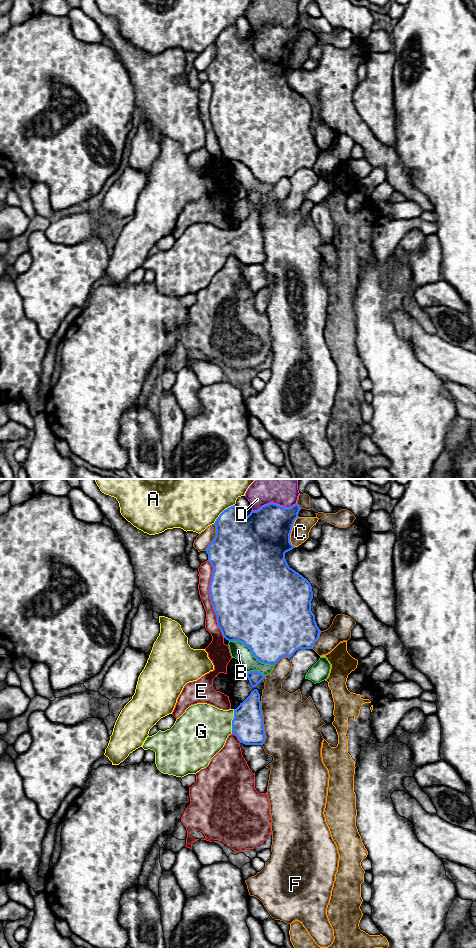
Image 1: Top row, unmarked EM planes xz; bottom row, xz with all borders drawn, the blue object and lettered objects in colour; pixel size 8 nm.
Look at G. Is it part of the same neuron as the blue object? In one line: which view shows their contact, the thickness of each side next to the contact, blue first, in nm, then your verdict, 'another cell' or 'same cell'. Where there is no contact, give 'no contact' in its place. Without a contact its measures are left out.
meets blue in xz; 260 nm thick on the blue side, 400 nm on the other; same cell

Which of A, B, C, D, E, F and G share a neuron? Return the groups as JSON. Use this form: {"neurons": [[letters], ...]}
{"neurons": [["A"], ["B"], ["C"], ["D"], ["E"], ["F"], ["G"]]}

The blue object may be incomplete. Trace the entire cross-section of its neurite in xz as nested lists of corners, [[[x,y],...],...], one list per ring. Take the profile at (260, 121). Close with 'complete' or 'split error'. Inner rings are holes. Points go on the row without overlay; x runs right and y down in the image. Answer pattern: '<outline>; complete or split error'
[[[269,23],[241,38],[237,35],[236,25],[233,25],[216,39],[216,56],[205,70],[207,81],[213,87],[209,116],[223,157],[228,161],[243,163],[264,184],[275,185],[280,178],[291,178],[299,169],[313,169],[321,152],[311,131],[312,106],[306,98],[290,88],[285,79],[285,73],[295,68],[290,62],[290,54],[300,30],[298,24],[285,28]]]; complete

